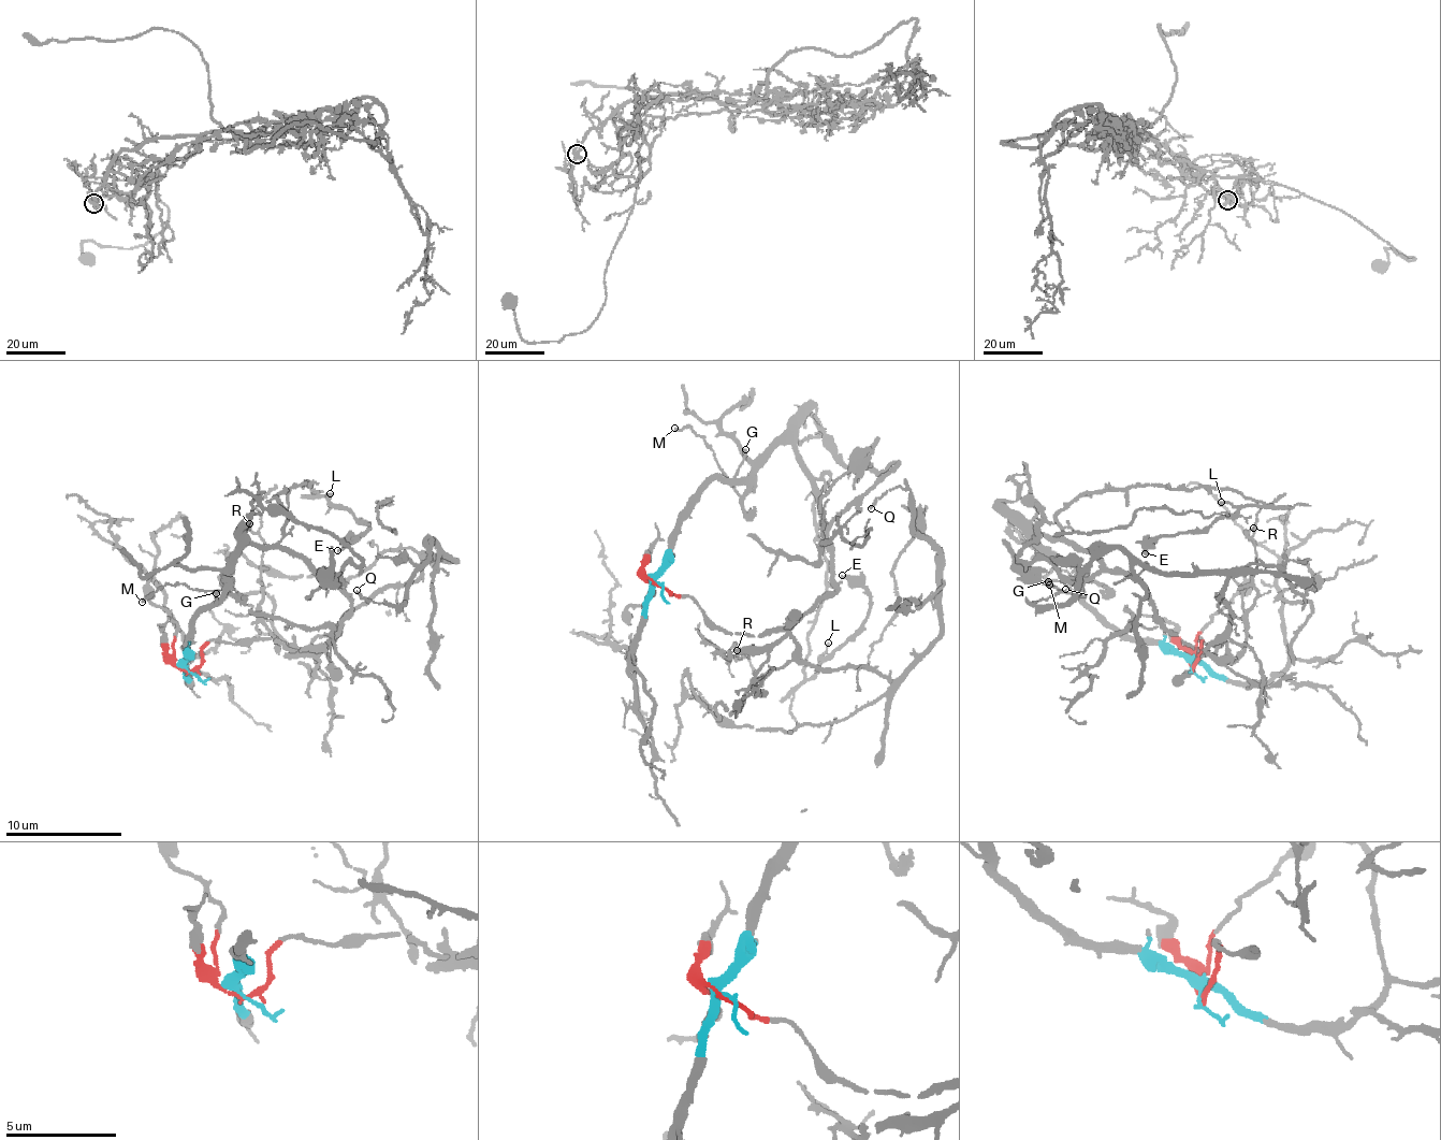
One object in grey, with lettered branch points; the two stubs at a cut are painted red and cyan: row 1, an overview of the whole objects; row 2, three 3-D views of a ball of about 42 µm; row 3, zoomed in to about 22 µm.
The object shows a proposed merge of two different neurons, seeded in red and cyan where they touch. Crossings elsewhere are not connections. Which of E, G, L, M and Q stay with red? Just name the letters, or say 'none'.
Q

